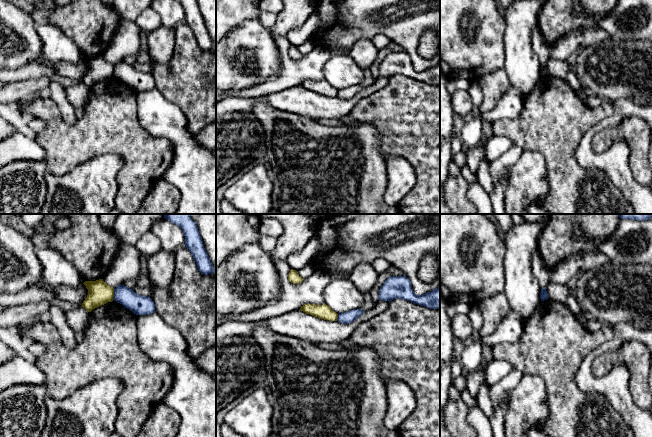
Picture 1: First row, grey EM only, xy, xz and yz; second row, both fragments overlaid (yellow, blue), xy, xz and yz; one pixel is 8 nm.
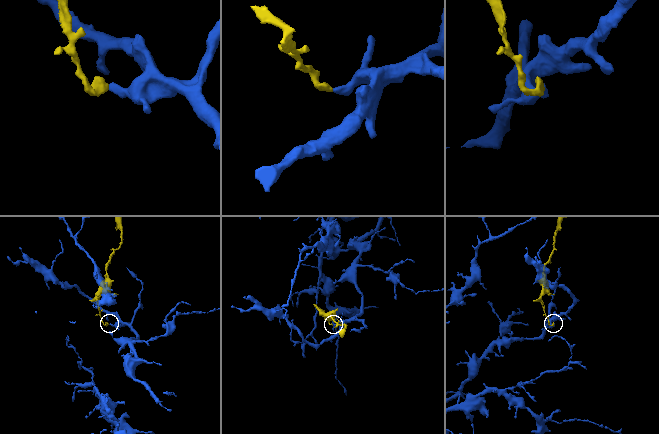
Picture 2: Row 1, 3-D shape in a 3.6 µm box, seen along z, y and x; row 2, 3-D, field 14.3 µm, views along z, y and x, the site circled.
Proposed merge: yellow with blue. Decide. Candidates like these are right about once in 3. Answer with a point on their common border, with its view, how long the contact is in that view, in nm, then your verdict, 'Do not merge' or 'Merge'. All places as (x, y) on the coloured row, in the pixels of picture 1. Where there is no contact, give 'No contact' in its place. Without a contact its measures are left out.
Touches yellow at xy (113, 294). Shared border 90 nm. Do not merge

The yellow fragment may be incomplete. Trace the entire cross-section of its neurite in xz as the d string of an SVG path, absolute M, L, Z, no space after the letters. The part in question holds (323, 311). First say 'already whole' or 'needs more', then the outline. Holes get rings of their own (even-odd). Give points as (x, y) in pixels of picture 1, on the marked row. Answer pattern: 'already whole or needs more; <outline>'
already whole; M325 303L323 305L304 304L300 310L324 320L337 321L338 318L338 314Z

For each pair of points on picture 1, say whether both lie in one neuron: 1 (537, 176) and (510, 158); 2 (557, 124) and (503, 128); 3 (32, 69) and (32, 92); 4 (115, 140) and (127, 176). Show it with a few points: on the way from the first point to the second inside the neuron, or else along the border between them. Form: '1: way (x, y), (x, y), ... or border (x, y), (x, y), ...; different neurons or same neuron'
1: border (523, 151), (512, 169), (507, 184); different neurons
2: way (544, 125), (539, 128), (516, 128); same neuron
3: border (50, 77), (43, 76), (14, 80), (10, 83); different neurons
4: way (124, 149), (128, 153), (128, 167); same neuron

